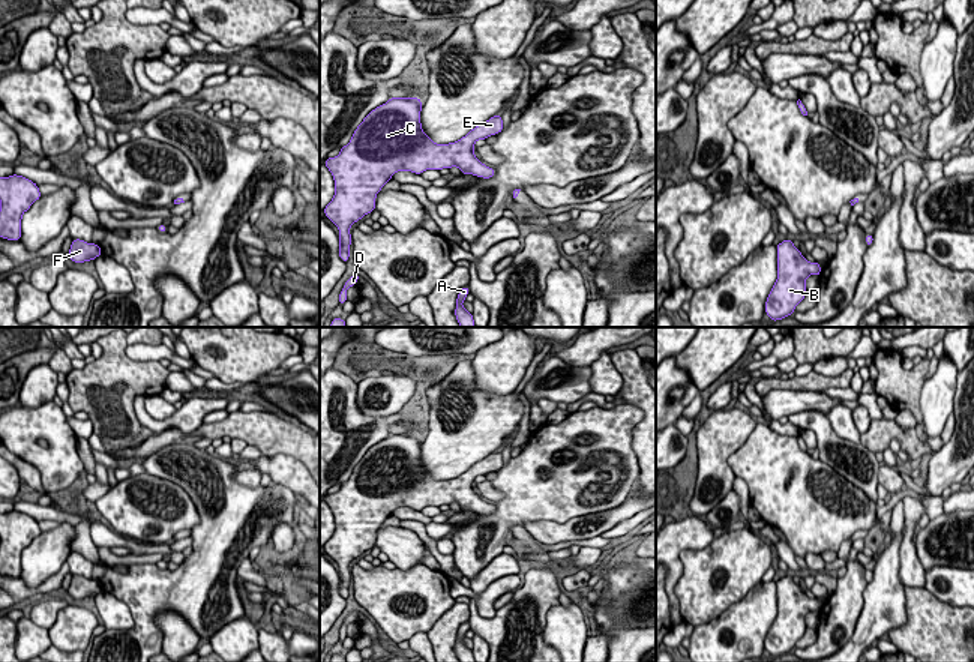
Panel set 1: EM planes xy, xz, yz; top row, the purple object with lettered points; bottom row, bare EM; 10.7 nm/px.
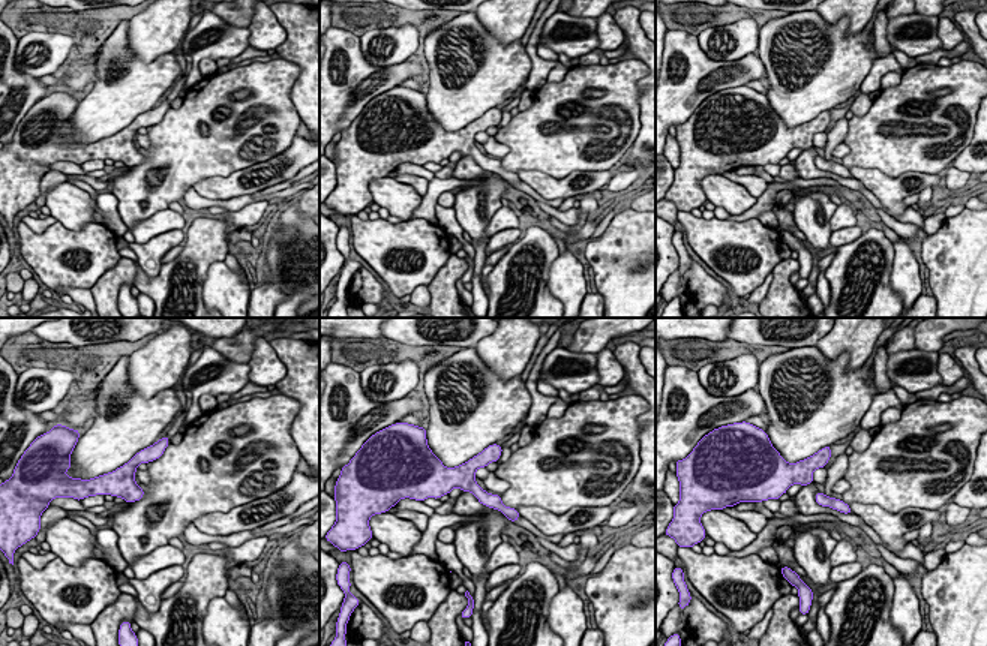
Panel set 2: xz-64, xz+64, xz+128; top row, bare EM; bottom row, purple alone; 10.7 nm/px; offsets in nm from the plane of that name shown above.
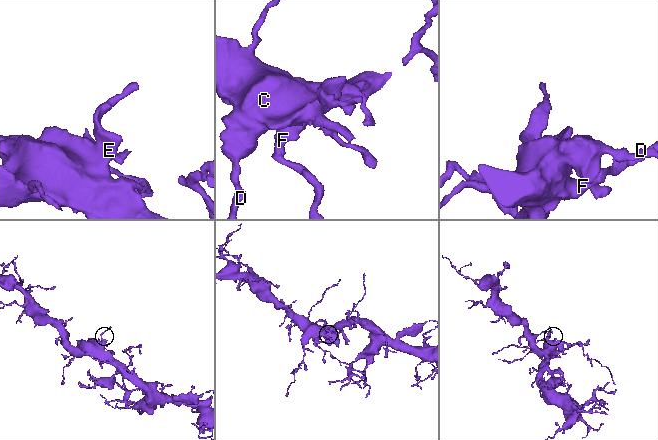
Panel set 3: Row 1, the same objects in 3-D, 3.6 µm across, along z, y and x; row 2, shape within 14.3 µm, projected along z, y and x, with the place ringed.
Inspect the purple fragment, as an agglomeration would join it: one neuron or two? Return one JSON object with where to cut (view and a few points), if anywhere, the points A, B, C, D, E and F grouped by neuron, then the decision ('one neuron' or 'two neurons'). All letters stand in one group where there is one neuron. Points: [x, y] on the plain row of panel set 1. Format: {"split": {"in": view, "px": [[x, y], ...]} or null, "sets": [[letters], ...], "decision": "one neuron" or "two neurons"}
{"split": null, "sets": [["A", "B", "C", "D", "E", "F"]], "decision": "one neuron"}

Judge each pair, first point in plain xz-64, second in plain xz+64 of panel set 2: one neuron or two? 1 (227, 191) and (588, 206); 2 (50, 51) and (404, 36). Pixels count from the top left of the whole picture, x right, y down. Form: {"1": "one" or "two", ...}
{"1": "two", "2": "one"}

